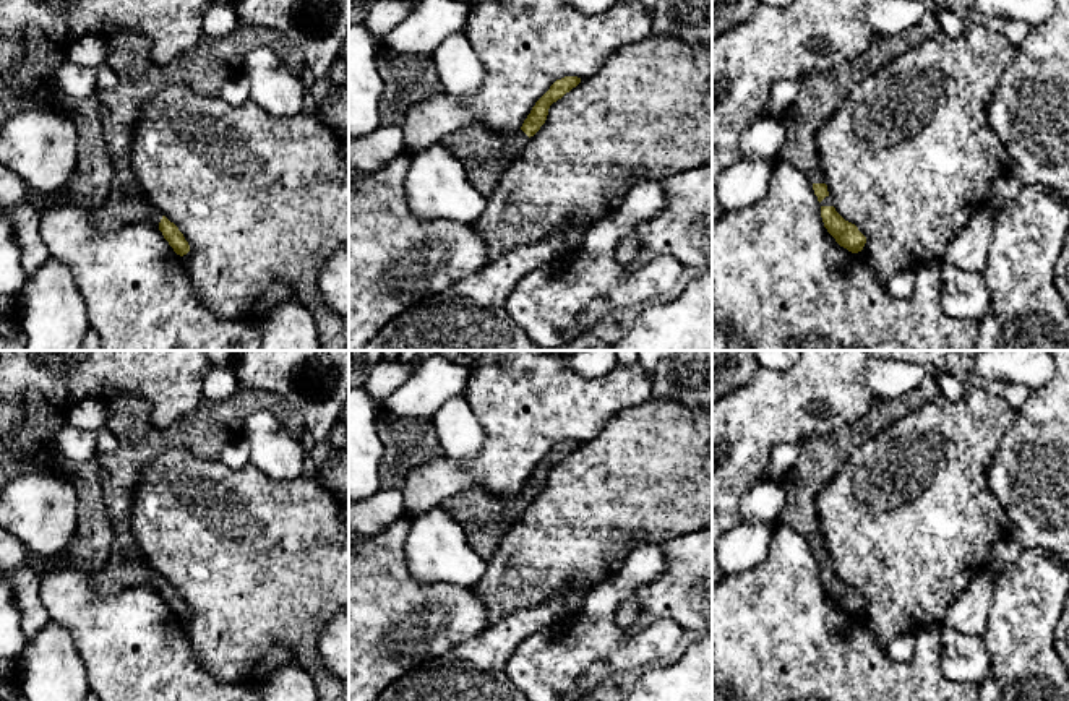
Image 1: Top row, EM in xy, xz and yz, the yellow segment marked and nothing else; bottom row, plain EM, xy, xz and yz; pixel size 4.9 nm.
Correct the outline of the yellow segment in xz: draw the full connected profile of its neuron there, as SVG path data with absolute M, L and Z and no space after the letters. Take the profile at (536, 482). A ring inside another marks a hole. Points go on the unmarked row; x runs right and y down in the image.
M577 440L556 443L514 497L496 497L480 488L469 488L444 500L441 508L459 523L467 544L487 561L496 552L506 529L522 518L529 501L545 487L550 469L579 446Z

